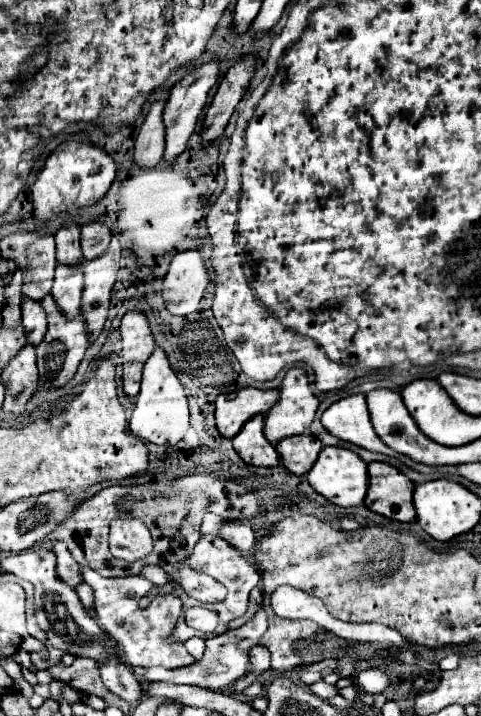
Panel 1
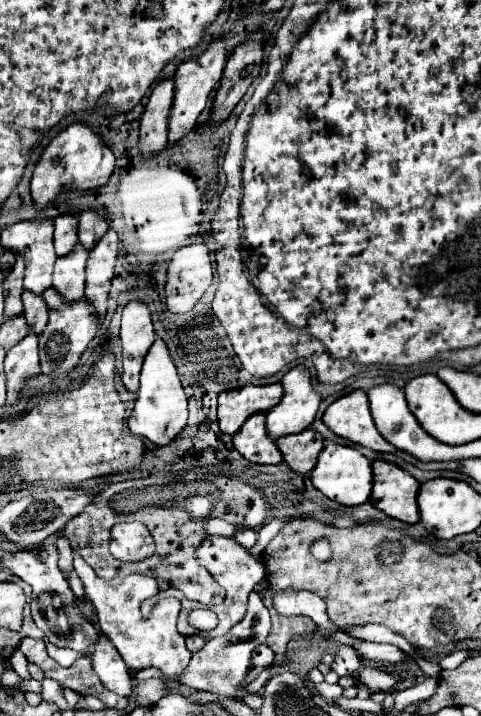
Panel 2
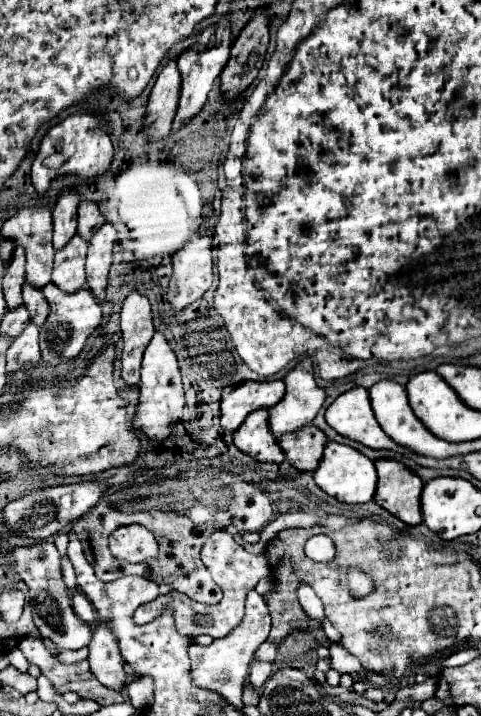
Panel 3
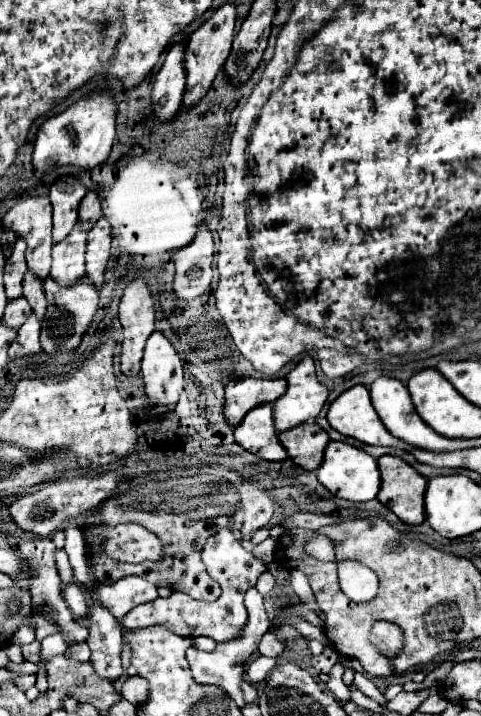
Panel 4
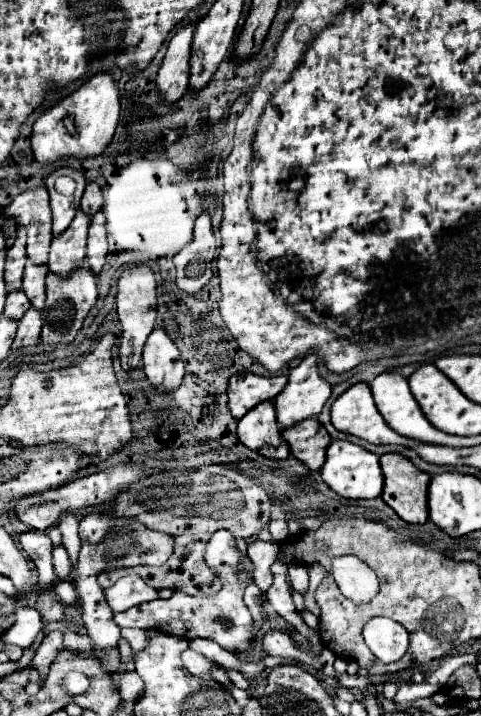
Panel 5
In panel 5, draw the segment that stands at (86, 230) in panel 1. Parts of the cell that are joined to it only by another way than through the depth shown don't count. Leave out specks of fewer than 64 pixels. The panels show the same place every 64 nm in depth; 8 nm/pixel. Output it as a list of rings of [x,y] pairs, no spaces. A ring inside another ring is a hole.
[[[88,182],[86,190],[84,190],[84,196],[82,196],[80,208],[88,214],[94,214],[94,212],[100,210],[100,206],[102,206],[102,190],[96,182]]]

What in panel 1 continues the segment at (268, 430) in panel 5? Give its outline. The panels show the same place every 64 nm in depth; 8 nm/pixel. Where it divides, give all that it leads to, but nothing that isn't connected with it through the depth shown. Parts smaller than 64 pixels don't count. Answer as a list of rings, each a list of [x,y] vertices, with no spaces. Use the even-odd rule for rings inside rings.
[[[254,416],[246,422],[246,428],[232,438],[234,450],[246,464],[252,466],[278,466],[280,456],[276,448],[264,436],[264,416]]]

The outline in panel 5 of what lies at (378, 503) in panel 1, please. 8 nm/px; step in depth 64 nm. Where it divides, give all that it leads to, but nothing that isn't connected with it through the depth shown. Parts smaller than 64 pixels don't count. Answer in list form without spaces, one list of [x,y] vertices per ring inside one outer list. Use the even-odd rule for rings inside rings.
[[[402,454],[380,456],[384,472],[382,500],[410,524],[424,524],[428,520],[428,486],[430,474],[416,468]]]

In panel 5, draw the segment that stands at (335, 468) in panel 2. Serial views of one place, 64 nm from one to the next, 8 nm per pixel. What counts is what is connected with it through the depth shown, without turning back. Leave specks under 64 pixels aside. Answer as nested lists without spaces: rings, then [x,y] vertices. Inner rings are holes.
[[[332,440],[326,452],[326,462],[320,470],[324,482],[340,496],[344,498],[376,498],[382,494],[384,488],[384,474],[380,468],[380,456],[364,450],[362,446],[356,446],[346,440]]]

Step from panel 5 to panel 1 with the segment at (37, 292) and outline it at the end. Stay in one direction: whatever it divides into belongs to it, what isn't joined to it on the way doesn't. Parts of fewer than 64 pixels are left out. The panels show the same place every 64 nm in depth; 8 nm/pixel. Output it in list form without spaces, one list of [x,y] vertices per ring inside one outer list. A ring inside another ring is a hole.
[[[22,300],[22,324],[28,342],[40,344],[40,340],[46,334],[46,312],[38,300]]]

